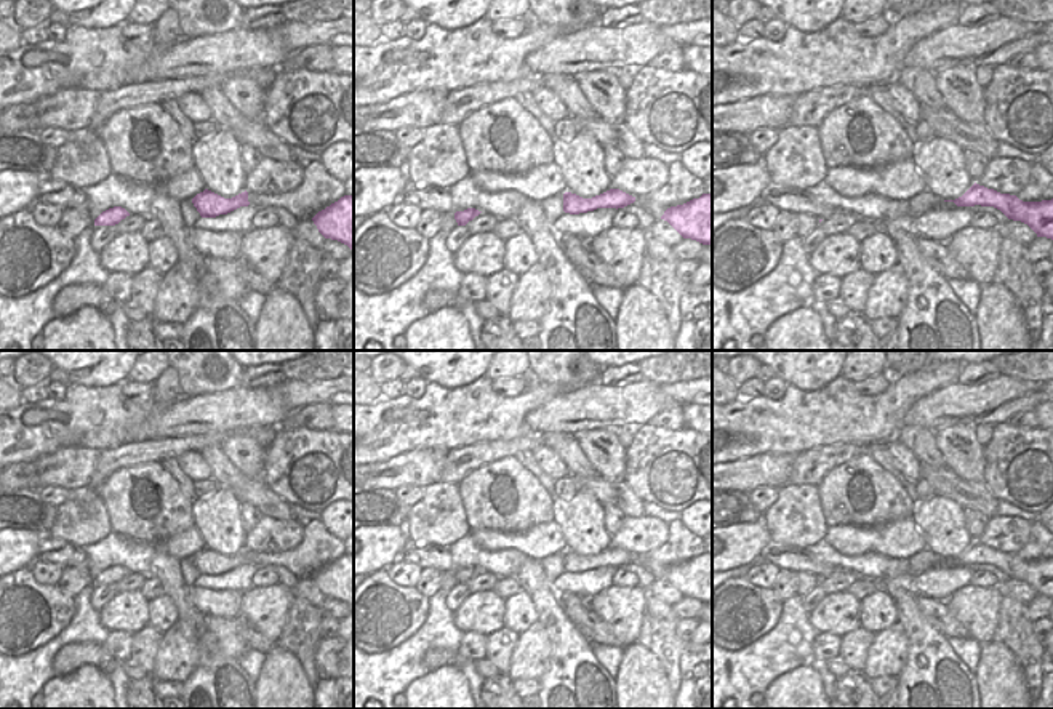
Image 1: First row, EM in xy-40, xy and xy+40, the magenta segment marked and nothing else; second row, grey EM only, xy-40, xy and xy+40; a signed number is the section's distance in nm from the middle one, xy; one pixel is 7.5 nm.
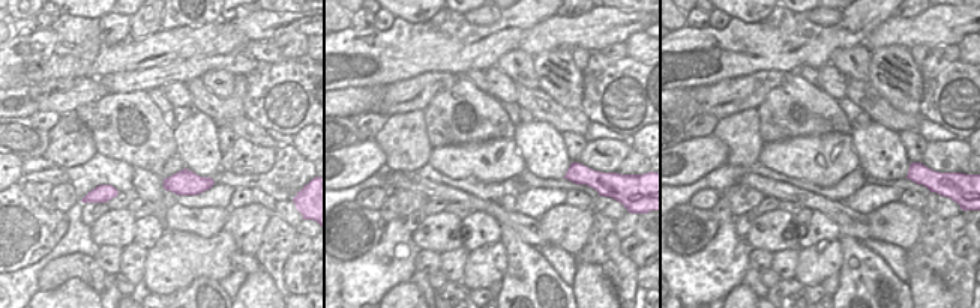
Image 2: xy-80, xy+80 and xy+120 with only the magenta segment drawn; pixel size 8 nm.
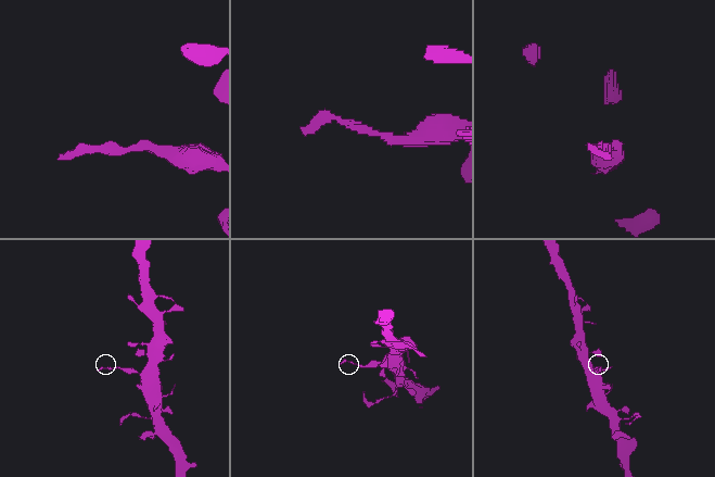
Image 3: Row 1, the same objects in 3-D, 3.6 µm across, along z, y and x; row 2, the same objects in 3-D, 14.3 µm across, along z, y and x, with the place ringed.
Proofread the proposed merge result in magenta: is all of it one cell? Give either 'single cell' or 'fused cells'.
single cell

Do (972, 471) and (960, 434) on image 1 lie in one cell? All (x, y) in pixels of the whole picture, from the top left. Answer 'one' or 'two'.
one

